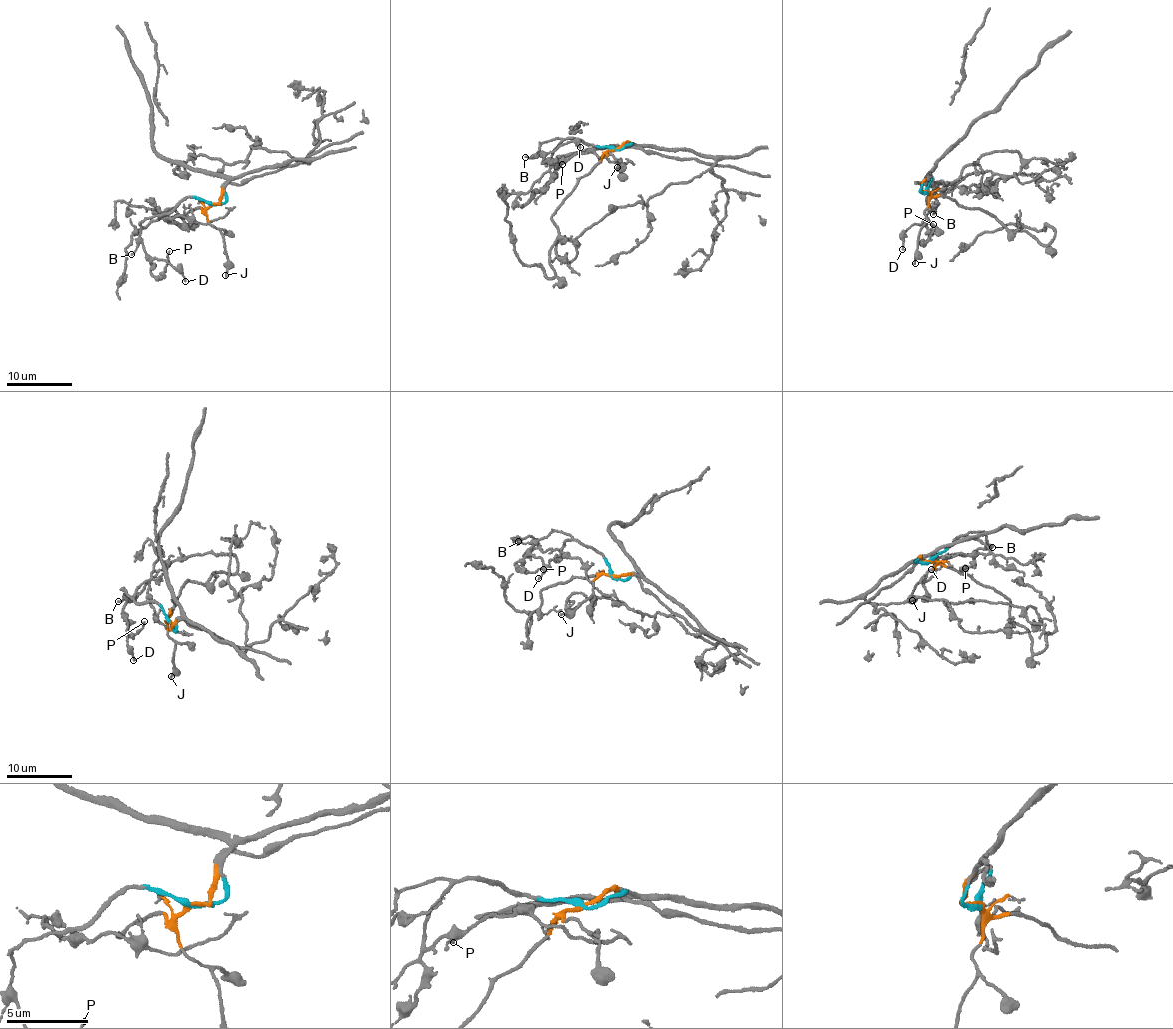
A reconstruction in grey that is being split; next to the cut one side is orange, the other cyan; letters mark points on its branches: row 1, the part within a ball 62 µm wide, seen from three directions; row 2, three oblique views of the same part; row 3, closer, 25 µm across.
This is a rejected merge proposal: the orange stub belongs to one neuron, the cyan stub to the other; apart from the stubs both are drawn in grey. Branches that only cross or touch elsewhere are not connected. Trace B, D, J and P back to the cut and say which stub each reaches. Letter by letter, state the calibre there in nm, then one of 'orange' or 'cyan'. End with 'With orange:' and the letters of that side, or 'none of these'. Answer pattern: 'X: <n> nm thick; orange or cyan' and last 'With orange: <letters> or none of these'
B: 100 nm thick; cyan
D: 120 nm thick; cyan
J: 140 nm thick; orange
P: 120 nm thick; cyan
With orange: J

